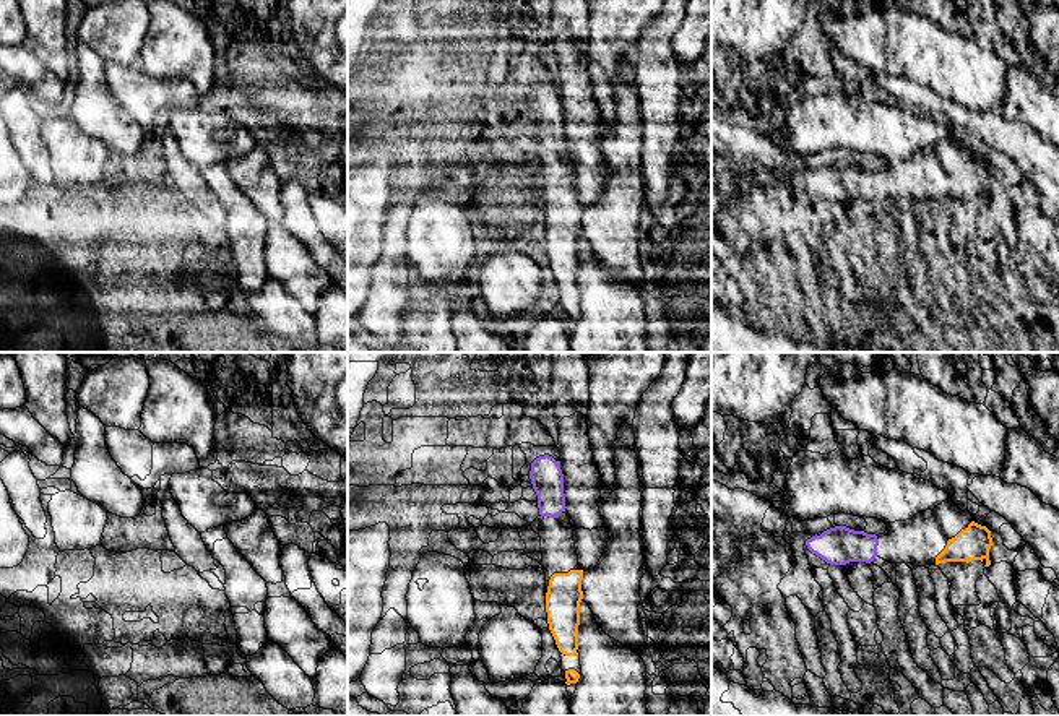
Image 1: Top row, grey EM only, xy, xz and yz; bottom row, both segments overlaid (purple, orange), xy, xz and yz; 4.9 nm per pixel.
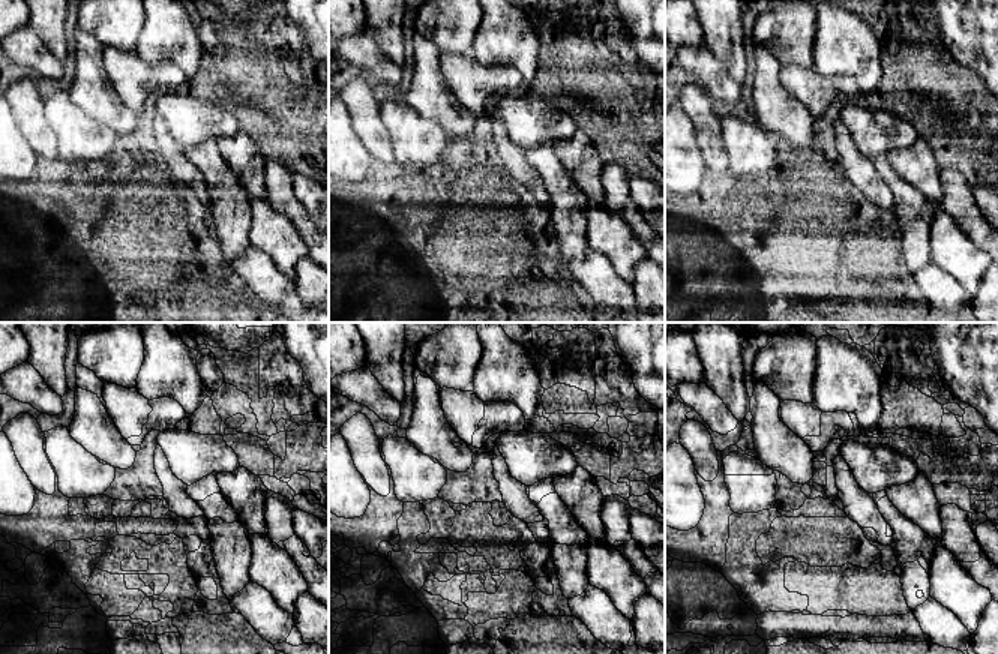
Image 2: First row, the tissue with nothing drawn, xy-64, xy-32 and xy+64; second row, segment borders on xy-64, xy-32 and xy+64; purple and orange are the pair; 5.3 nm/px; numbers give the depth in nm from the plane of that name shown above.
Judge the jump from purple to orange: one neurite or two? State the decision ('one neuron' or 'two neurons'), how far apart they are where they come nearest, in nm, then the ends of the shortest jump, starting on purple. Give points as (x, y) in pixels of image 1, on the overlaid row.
one neuron; gap 280 nm; span xz (557, 517), (570, 570)

